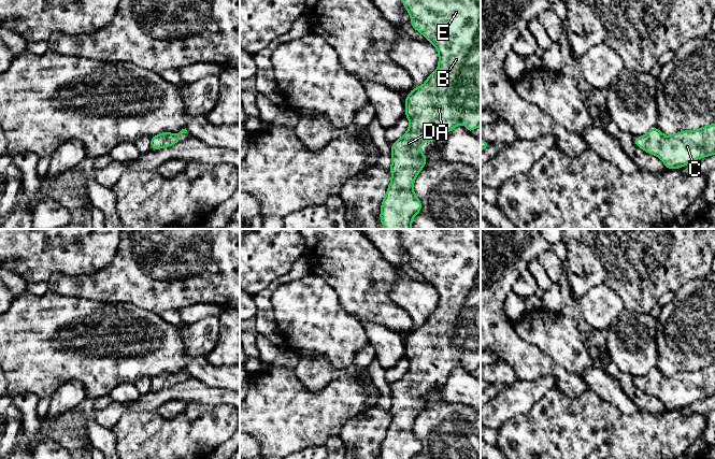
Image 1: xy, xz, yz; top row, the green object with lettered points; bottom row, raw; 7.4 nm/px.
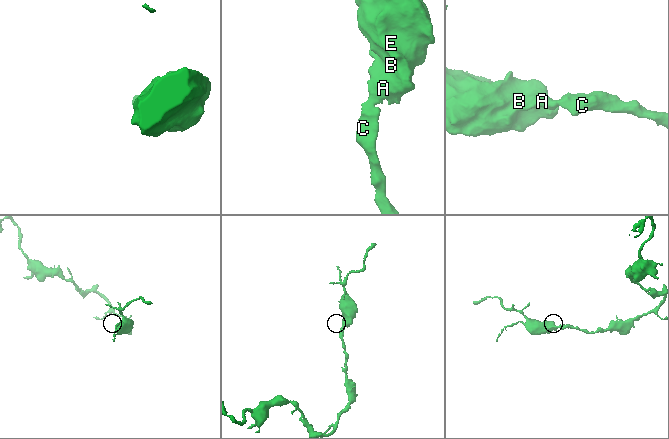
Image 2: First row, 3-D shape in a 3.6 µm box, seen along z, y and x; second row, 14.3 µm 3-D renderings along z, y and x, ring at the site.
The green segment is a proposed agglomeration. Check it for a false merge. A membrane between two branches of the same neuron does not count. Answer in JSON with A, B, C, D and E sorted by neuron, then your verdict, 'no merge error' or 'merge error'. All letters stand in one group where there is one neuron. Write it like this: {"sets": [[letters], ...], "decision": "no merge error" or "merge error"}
{"sets": [["A", "B", "C", "D", "E"]], "decision": "no merge error"}

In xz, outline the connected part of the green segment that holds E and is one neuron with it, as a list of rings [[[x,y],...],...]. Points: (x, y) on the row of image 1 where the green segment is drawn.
[[[402,0],[405,10],[411,16],[411,26],[418,32],[420,32],[428,41],[430,41],[439,53],[439,68],[428,75],[424,85],[411,89],[411,92],[404,100],[405,104],[405,117],[410,120],[407,131],[397,141],[391,143],[391,181],[387,188],[384,200],[381,204],[381,223],[385,229],[412,229],[413,217],[421,211],[421,202],[414,193],[414,181],[421,169],[427,162],[426,155],[421,153],[419,146],[425,142],[432,142],[431,139],[424,137],[425,133],[449,133],[453,128],[458,127],[460,123],[466,124],[466,130],[472,132],[474,129],[481,126],[481,0]]]

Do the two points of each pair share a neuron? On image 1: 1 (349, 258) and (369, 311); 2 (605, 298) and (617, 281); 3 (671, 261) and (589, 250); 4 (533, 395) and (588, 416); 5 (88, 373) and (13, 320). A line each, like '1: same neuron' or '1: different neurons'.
1: same neuron
2: different neurons
3: same neuron
4: different neurons
5: same neuron

